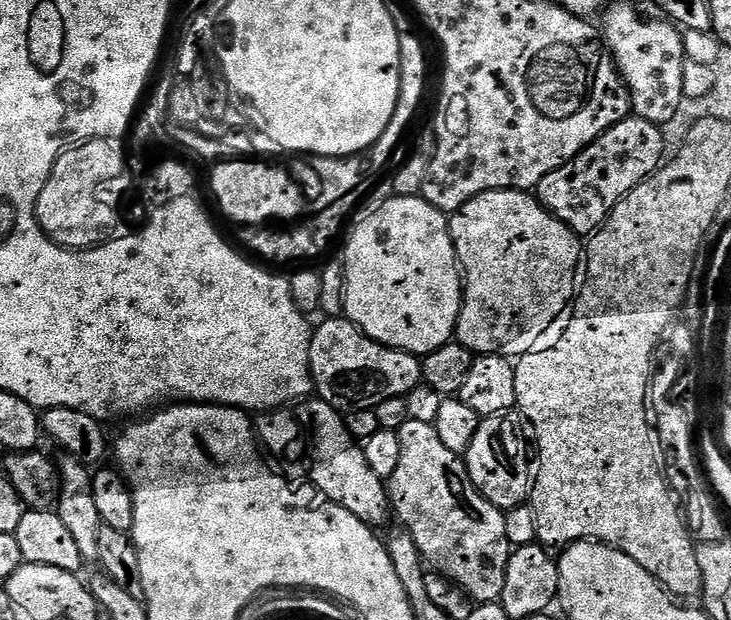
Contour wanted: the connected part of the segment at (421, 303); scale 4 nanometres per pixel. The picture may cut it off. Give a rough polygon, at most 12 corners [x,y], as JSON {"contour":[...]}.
{"contour":[[393,195],[348,236],[344,316],[421,358],[453,339],[449,217]]}

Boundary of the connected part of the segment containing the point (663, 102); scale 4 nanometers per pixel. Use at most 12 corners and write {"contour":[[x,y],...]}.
{"contour":[[628,4],[602,39],[633,113],[666,124],[685,98],[681,29]]}

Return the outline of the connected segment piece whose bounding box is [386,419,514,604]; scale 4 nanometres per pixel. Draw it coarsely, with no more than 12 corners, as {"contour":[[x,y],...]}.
{"contour":[[408,419],[391,511],[437,573],[499,601],[505,513]]}

